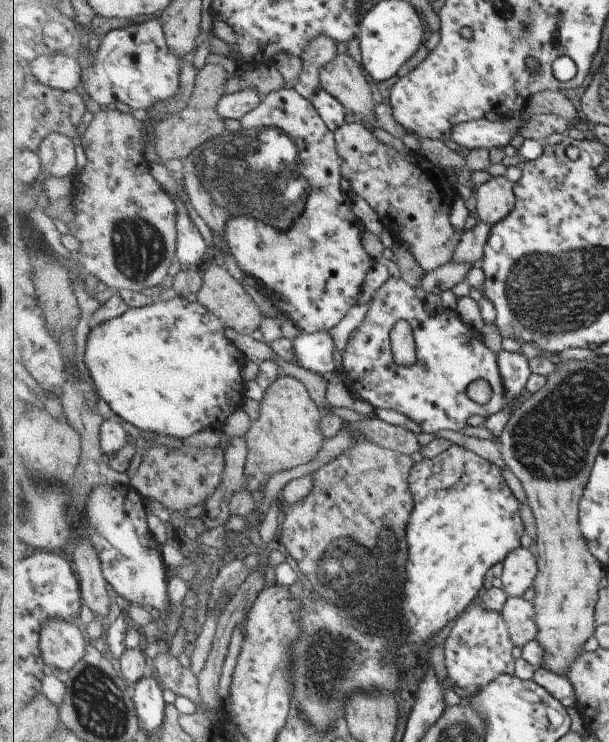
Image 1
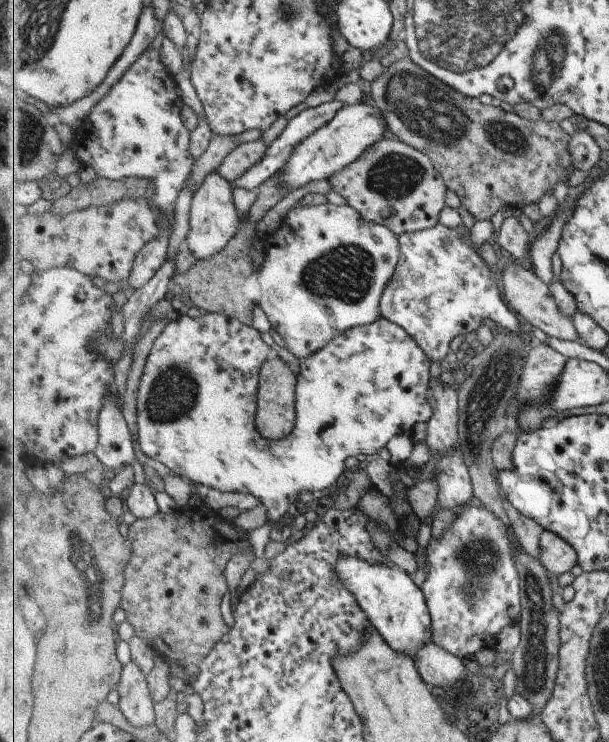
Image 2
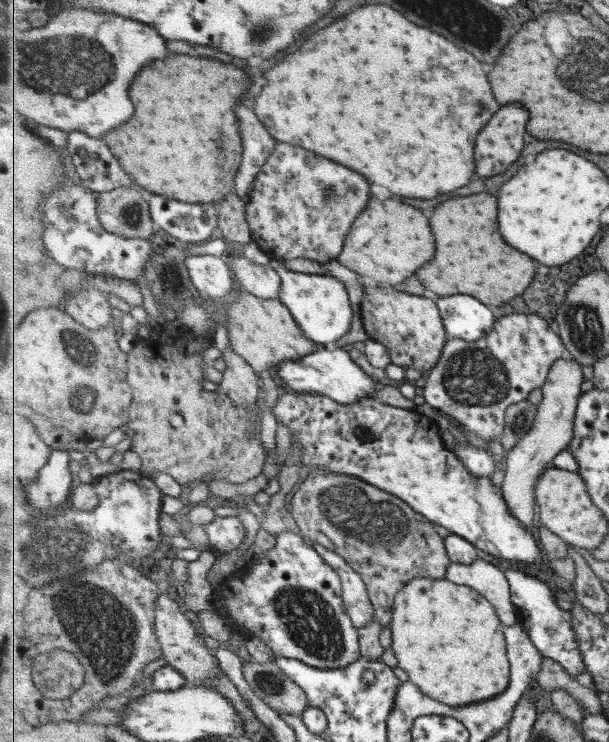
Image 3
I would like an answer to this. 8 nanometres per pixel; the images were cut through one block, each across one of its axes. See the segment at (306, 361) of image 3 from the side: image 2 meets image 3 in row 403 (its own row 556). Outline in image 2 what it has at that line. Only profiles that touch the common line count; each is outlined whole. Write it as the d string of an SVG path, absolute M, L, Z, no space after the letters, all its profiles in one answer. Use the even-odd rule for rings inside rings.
M341 556L337 560L337 576L355 594L371 624L399 654L415 659L423 646L433 644L432 616L425 594L406 570L397 565L371 564L361 558Z

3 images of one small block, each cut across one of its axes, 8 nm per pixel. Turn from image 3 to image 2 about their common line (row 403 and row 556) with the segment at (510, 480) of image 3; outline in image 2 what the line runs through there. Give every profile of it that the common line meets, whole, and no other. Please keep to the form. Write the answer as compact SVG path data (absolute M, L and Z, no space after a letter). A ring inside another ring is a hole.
M550 530L543 532L540 549L541 562L553 574L565 574L578 564L578 551L575 547Z

